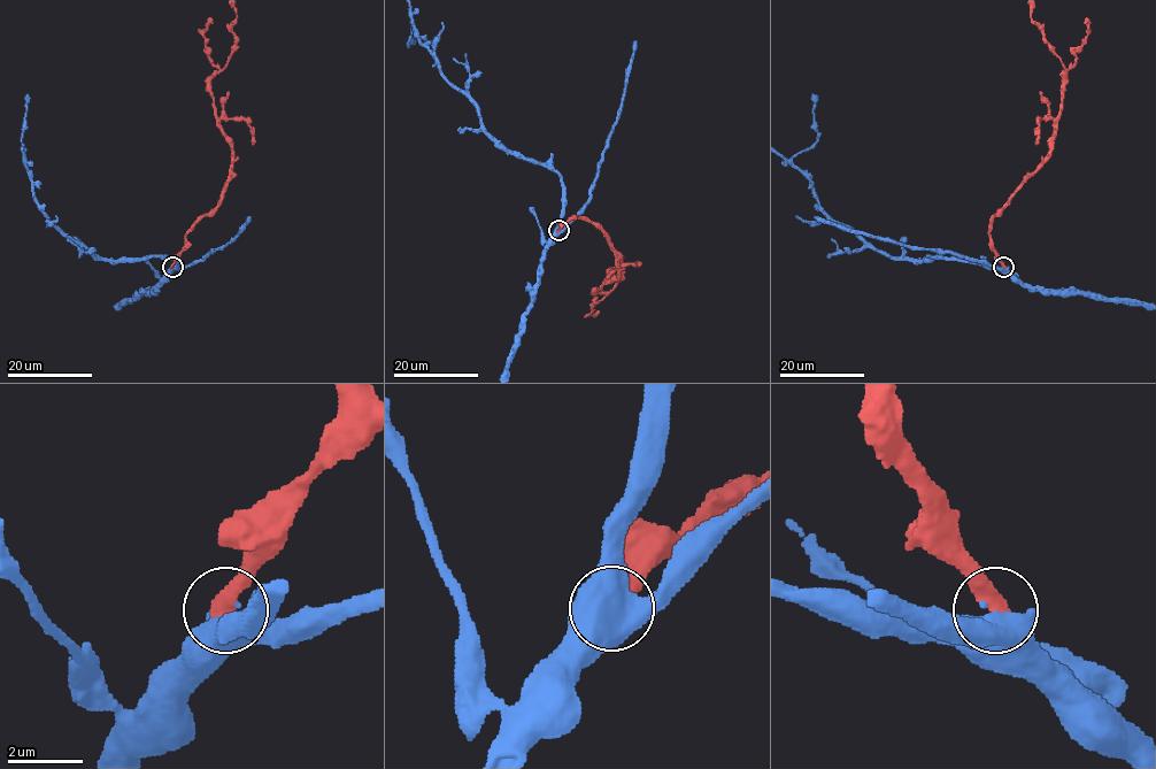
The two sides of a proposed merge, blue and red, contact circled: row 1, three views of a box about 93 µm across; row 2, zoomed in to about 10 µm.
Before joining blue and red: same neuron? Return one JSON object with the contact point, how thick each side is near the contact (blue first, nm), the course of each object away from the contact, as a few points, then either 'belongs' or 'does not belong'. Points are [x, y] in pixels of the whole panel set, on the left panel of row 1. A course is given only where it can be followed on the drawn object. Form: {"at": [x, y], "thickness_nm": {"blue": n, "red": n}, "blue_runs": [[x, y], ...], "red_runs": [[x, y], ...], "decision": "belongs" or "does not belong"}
{"at": [172, 267], "thickness_nm": {"blue": 650, "red": 480}, "red_runs": [[171, 267], [230, 175], [232, 140], [209, 81], [236, 44], [230, 0]], "decision": "belongs"}

